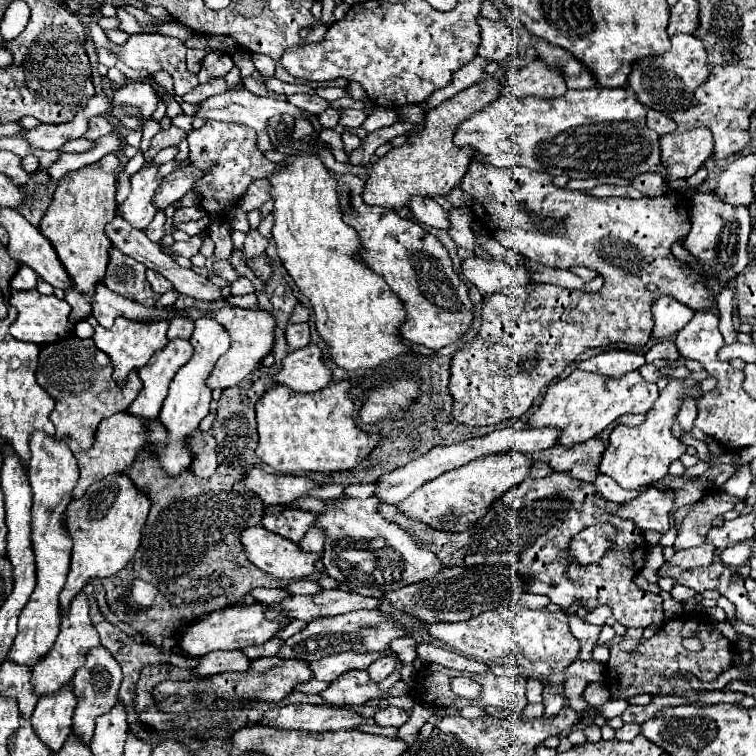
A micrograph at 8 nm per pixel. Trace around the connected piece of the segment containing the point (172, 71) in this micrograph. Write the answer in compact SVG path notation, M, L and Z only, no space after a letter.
M137 33L137 35L131 35L127 39L127 43L119 45L117 49L113 49L113 53L131 69L147 69L151 73L157 73L159 69L165 69L169 71L169 75L175 79L175 91L177 95L185 95L187 91L191 91L193 87L197 87L197 75L187 71L187 65L185 65L185 51L187 47L183 45L181 39L175 39L175 37L165 37L165 35L159 35L159 33Z

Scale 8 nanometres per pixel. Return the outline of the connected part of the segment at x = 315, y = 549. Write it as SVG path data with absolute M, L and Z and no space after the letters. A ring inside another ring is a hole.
M311 527L307 533L305 533L305 539L301 539L301 551L307 551L307 553L321 553L323 551L323 543L325 543L325 535L323 531L319 531L317 527Z

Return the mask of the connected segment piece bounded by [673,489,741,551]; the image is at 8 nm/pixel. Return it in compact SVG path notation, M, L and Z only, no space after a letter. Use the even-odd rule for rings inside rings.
M707 489L703 499L695 503L695 507L683 517L673 549L691 549L705 543L705 535L711 529L711 521L725 511L731 511L735 503L741 499L729 495L725 489Z

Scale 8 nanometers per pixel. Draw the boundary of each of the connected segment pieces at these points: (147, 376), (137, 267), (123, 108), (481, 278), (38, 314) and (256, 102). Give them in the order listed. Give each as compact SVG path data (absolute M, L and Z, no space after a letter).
M175 339L165 349L157 351L149 363L137 373L143 387L137 399L127 407L127 413L153 421L157 419L161 405L167 397L167 389L179 367L183 367L193 355L193 347L187 339Z
M111 247L111 261L103 283L111 291L135 299L145 307L153 307L159 299L159 295L149 287L145 279L145 267L135 259L129 259L125 253L117 251L117 247Z
M131 81L119 87L111 97L109 115L127 129L141 129L143 121L151 117L159 103L157 87L147 81Z
M473 257L465 259L461 269L463 275L481 291L481 295L493 295L501 289L529 283L529 273L523 267L515 267L505 261L483 261Z
M37 289L33 291L13 291L9 305L17 309L17 319L13 321L9 333L17 341L31 341L35 345L47 345L61 337L69 335L69 305L55 295L41 295Z
M231 89L221 95L213 95L199 103L199 109L195 117L201 117L205 121L225 121L225 123L237 123L247 125L255 131L263 131L267 121L271 117L299 117L303 111L289 101L279 99L267 99L257 97L249 93L247 89Z

